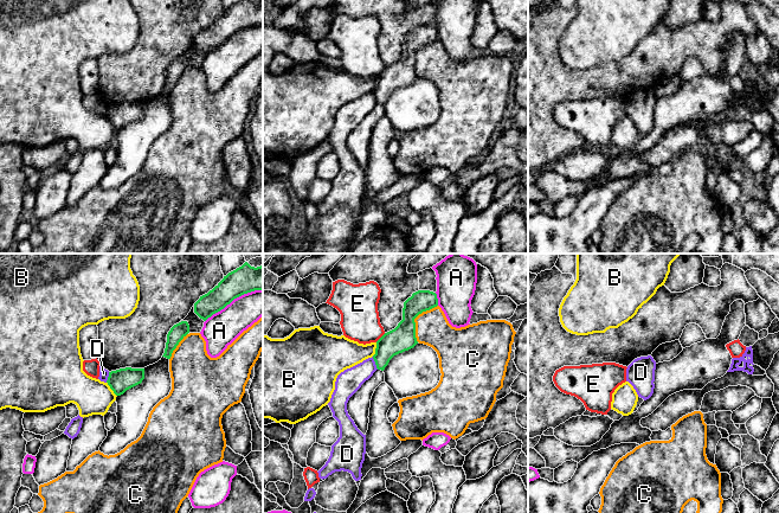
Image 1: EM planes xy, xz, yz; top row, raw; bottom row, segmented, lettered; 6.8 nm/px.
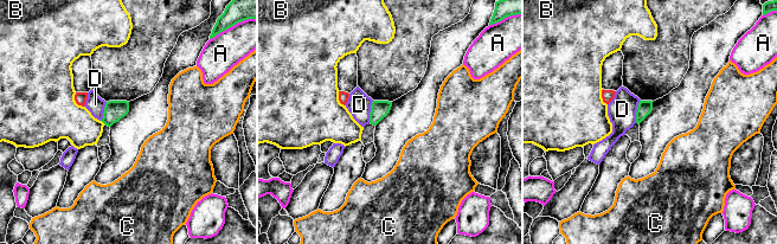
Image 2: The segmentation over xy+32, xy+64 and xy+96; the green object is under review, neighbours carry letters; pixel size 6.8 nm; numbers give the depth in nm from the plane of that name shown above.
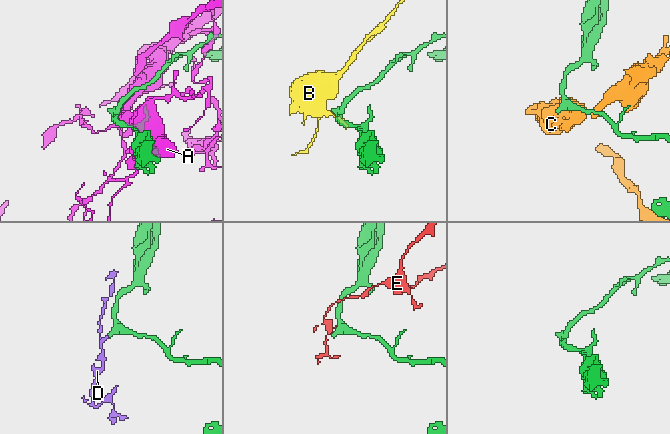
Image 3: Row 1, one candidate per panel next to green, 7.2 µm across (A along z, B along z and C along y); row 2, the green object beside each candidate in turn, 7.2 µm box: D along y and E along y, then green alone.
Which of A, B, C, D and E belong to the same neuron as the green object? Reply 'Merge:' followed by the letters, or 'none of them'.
Merge: none of them

